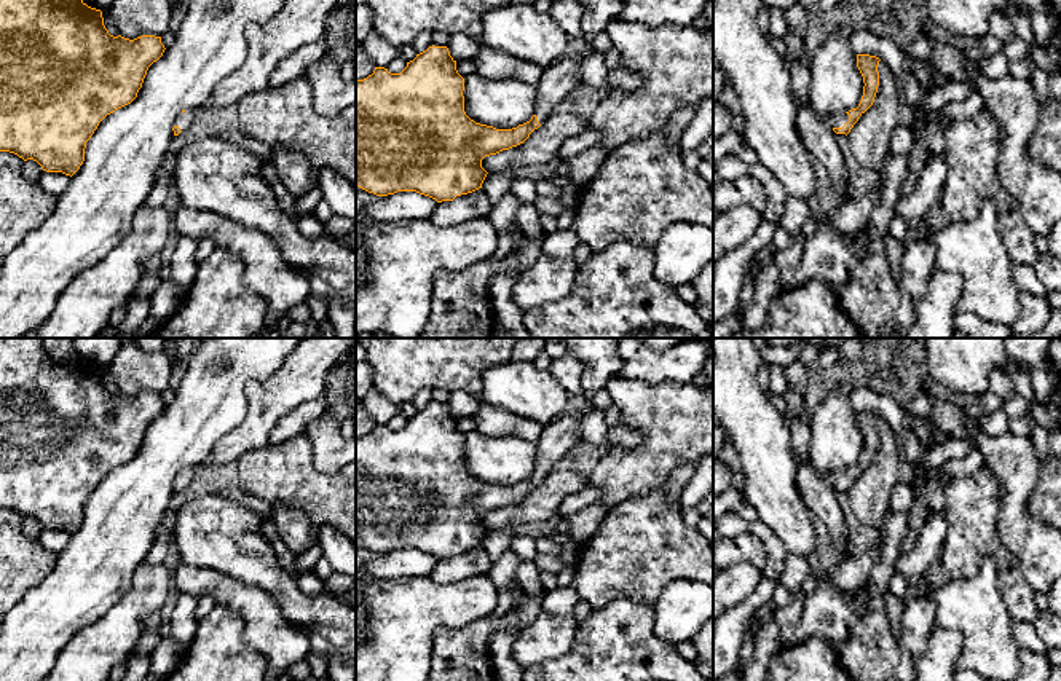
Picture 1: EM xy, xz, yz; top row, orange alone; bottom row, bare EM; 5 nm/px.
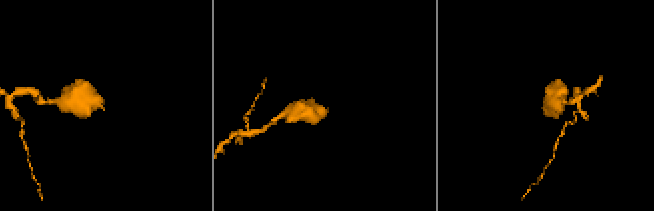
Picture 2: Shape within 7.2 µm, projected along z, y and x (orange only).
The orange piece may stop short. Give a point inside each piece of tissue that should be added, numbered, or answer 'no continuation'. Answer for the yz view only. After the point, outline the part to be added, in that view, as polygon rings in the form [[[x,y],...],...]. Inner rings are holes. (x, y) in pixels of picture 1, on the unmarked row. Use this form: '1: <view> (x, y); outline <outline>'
1: yz (838, 477); outline [[[846,469],[834,470],[831,474],[818,474],[818,475],[825,478],[831,486],[842,485],[849,478],[849,472]]]

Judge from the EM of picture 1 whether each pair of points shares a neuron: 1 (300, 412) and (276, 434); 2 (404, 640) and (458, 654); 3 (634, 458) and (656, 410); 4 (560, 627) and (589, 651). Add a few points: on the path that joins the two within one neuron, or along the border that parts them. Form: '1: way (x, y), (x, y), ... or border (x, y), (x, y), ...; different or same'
1: way (294, 418), (283, 429); same
2: border (463, 625), (439, 627), (434, 632), (429, 664); different
3: way (646, 447), (656, 437), (656, 423); same
4: border (578, 624), (571, 648), (544, 662); different

